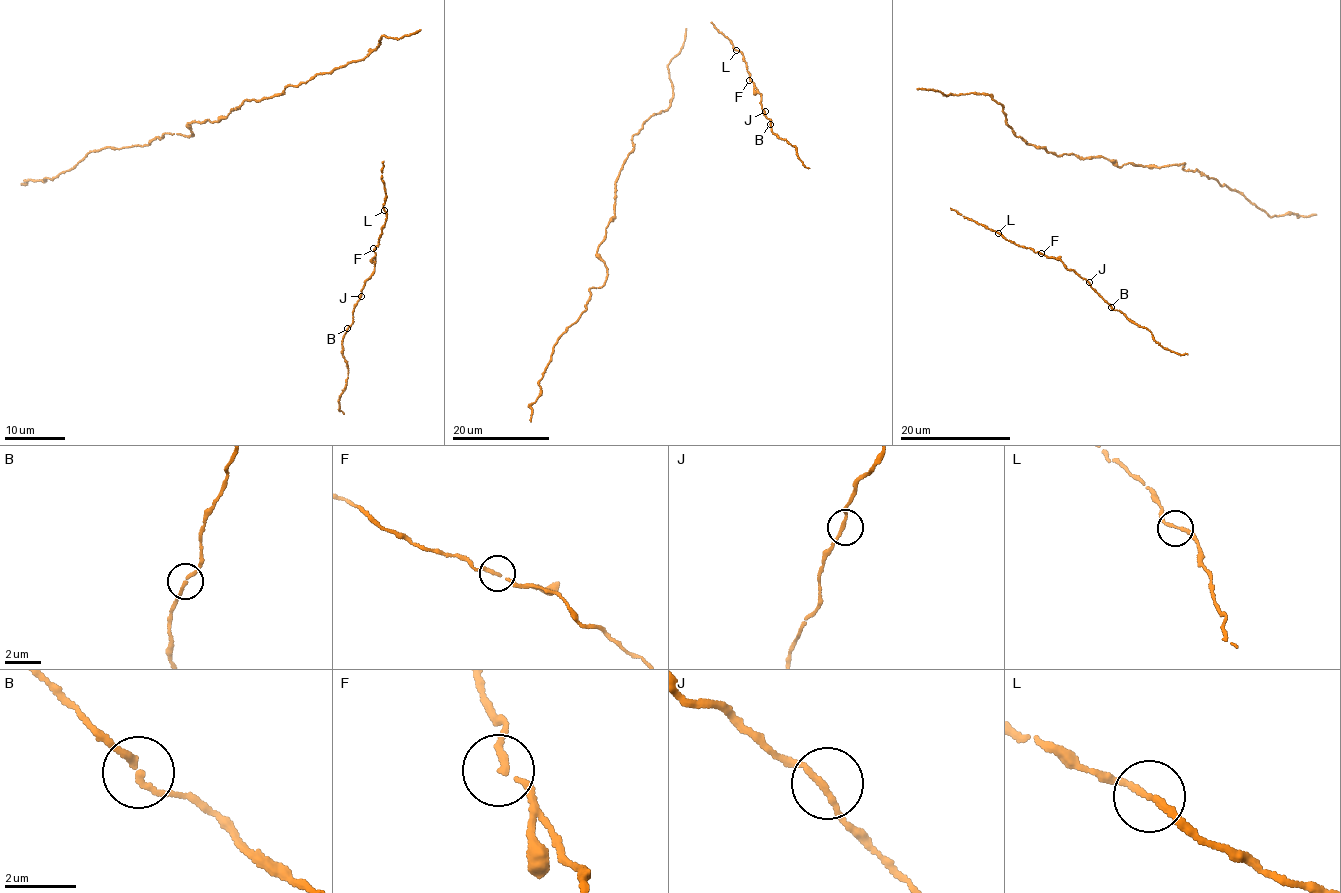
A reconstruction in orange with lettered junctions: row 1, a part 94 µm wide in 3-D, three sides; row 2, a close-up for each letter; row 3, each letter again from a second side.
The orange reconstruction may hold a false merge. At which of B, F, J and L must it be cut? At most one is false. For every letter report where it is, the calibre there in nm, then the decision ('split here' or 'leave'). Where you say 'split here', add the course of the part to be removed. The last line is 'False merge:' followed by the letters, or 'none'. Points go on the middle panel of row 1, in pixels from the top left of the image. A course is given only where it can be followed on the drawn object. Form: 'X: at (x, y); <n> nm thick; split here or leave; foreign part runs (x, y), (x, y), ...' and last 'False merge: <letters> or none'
B: at (770, 124); 160 nm thick; leave
F: at (749, 80); 170 nm thick; leave
J: at (765, 111); 150 nm thick; leave
L: at (736, 50); 170 nm thick; leave
False merge: none

